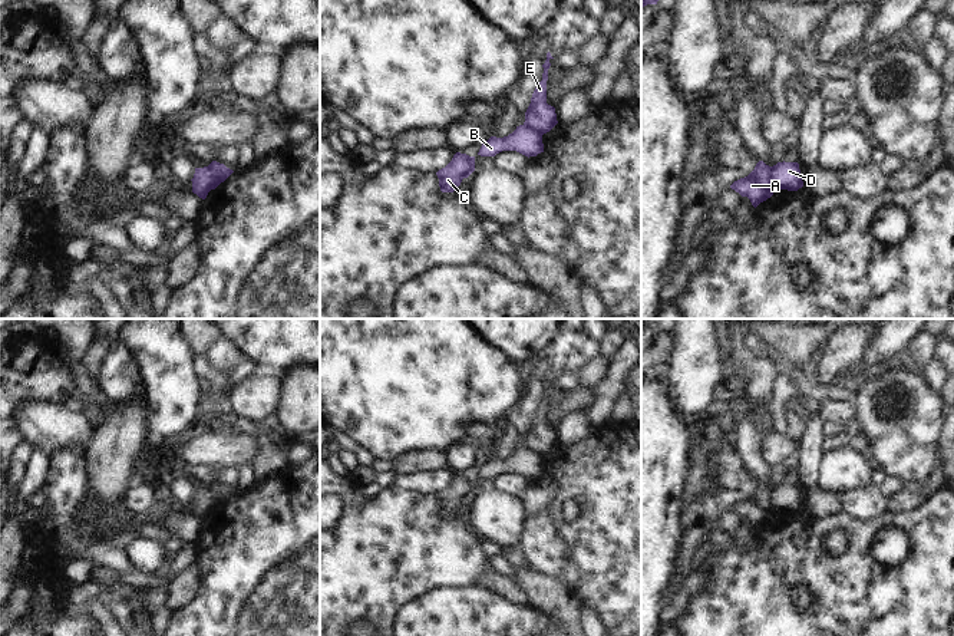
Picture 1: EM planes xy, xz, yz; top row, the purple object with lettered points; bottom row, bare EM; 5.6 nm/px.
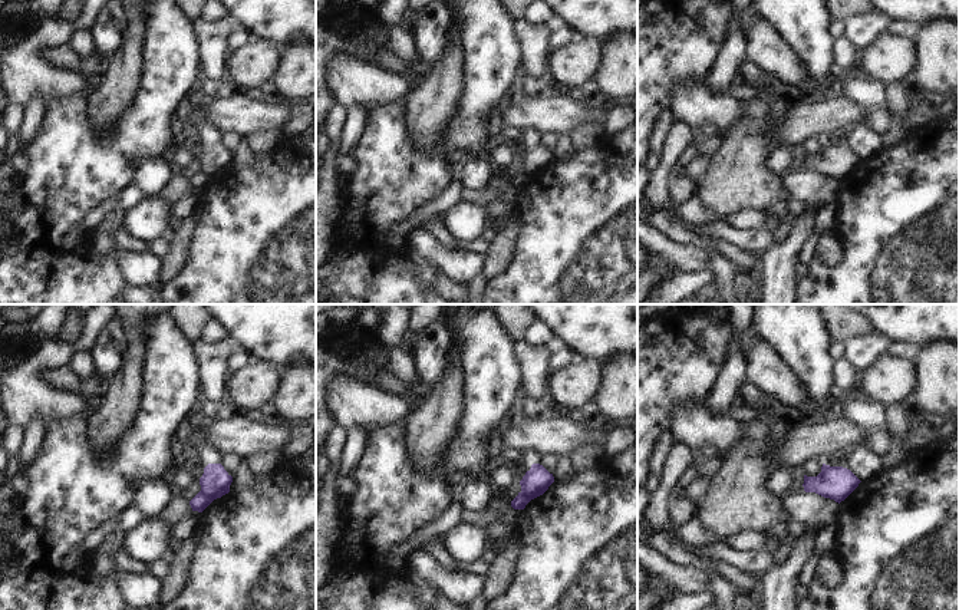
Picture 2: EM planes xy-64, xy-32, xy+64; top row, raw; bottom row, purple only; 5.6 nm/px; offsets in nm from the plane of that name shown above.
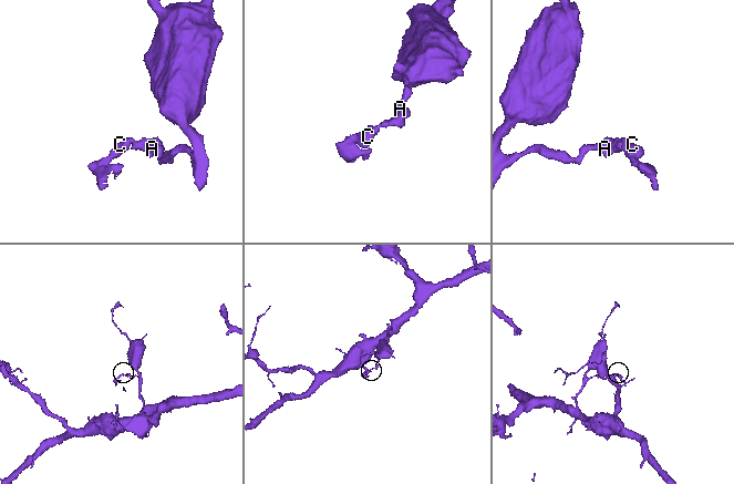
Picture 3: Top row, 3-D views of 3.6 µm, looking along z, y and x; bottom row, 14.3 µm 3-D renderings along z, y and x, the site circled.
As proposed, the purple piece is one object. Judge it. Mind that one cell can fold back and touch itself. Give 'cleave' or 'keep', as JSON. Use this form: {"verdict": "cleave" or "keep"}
{"verdict": "cleave"}

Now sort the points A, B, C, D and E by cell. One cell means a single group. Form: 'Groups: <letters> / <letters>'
Groups: A E / B C D

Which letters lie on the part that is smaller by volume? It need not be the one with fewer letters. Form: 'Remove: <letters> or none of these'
Remove: B, C, D

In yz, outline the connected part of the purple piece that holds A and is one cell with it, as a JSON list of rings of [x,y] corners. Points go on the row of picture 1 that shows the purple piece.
[[[759,161],[755,169],[745,178],[735,181],[730,188],[739,192],[742,197],[747,197],[752,205],[756,208],[760,202],[773,195],[773,167]]]

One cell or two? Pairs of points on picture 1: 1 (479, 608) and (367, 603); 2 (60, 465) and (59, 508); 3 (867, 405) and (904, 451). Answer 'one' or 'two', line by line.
1: two
2: one
3: one

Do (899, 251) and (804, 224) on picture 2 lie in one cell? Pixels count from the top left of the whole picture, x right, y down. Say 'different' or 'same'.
different

